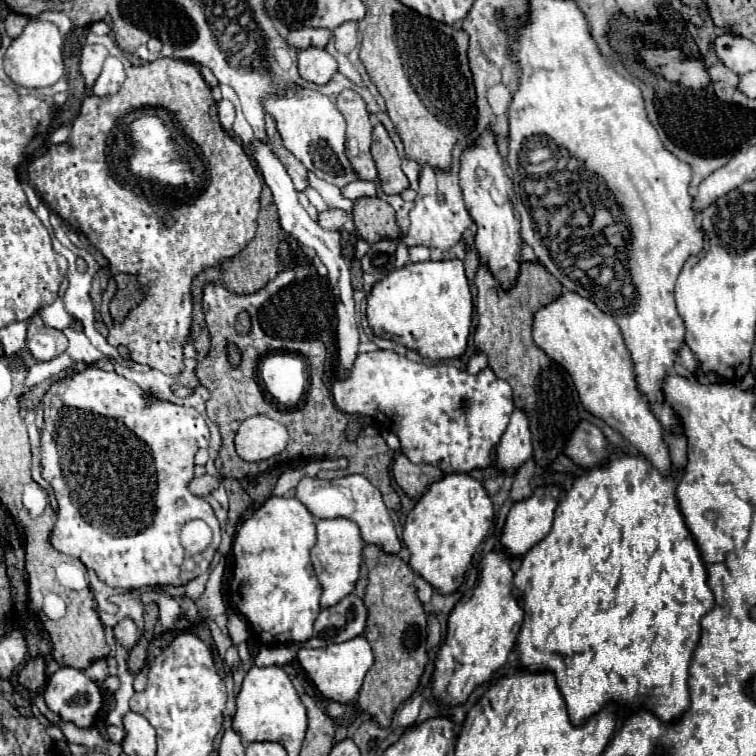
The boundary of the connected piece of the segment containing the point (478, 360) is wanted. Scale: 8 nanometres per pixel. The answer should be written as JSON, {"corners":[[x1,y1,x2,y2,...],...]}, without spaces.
{"corners":[[475,353,475,355,471,357,469,365,467,365,467,371,469,371,471,375,477,375,477,373,483,371,485,367,487,367,487,357,485,357,483,353]]}

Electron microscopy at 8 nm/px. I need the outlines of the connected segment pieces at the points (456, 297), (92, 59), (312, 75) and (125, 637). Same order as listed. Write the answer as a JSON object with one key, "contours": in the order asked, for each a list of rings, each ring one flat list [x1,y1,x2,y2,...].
{"contours":[[[443,259,443,261,425,261,413,263,401,269,395,269,381,281,373,285,367,295,367,323,377,337,386,337,398,342,405,341,405,347,417,351,421,357,441,361,455,359,465,353,467,337,471,331,473,317,473,297,469,291,469,283,463,271,463,263,459,259]],[[85,45,81,51,81,73,85,77,87,87,91,87,103,67,103,61,107,59,107,49,103,45]],[[309,47,305,51,299,51,299,71,303,79,315,85,325,85,337,73,337,61,325,49]],[[125,617,125,619,121,619,115,627,113,627,113,633,115,633,115,639,117,639,117,643,119,645,123,645,123,647,133,647,136,644,139,638,139,631,135,623,133,623,133,619,129,619,129,617]]]}

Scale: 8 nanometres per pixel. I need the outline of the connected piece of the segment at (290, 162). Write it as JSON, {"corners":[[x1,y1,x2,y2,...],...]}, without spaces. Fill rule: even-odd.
{"corners":[[265,115,265,129,267,129,267,137,269,137,269,143,271,143,271,149,273,149,273,153,279,157,279,161,285,165,287,173,291,175,291,179,293,179,293,183,295,183,295,189,297,189,297,191,303,191,303,189,309,185,309,181,307,181,307,169,301,165,301,161,297,161,297,159,283,147,281,137,279,137,279,133,277,133,277,127,275,127,275,121,273,121,269,115]]}

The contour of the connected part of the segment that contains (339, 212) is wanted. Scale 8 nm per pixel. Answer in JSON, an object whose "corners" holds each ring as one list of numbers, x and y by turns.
{"corners":[[325,209,319,213,319,219,317,219,317,223,323,229,331,229,331,231,341,229,345,221,347,221,347,213,343,209]]}

